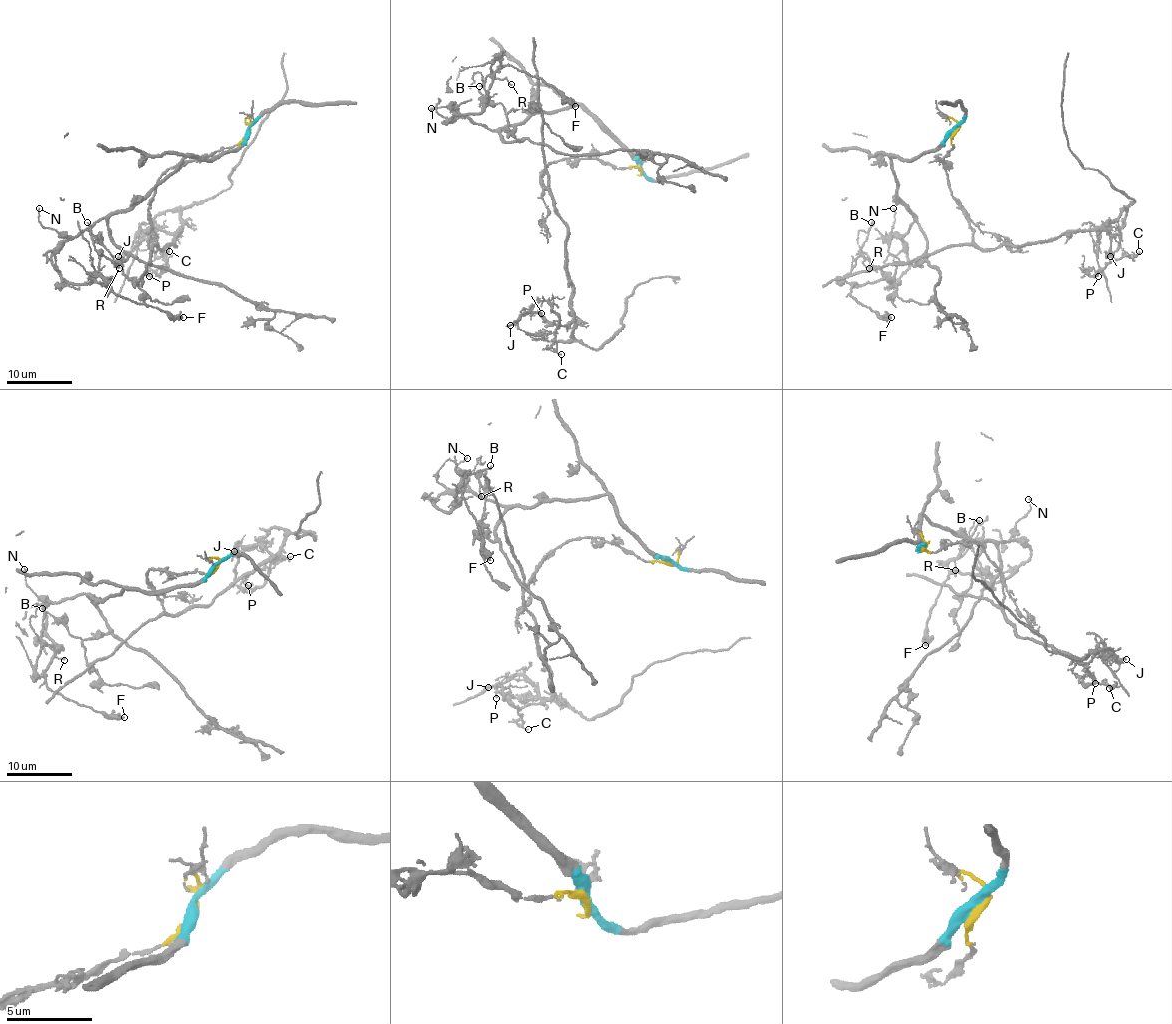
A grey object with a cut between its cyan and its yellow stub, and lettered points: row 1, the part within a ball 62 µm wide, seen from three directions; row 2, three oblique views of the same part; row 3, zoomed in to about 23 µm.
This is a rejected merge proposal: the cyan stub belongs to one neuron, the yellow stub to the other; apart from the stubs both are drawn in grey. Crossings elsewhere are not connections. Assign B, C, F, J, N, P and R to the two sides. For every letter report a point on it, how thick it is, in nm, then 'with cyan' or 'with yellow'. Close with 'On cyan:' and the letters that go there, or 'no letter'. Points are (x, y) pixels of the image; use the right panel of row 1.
B: at (871, 222); 120 nm thick; with cyan
C: at (1139, 251); 150 nm thick; with yellow
F: at (891, 317); 380 nm thick; with cyan
J: at (1110, 256); 180 nm thick; with yellow
N: at (893, 208); 170 nm thick; with cyan
P: at (1098, 276); 160 nm thick; with yellow
R: at (869, 268); 170 nm thick; with cyan
On cyan: B, F, N, R

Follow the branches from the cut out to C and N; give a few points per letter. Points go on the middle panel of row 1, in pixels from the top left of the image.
C: (640, 171), (598, 159), (562, 158), (541, 172), (554, 211), (567, 228), (572, 319), (556, 330), (560, 353)
N: (640, 171), (578, 106), (536, 111), (517, 125), (494, 130), (448, 107), (432, 107)

